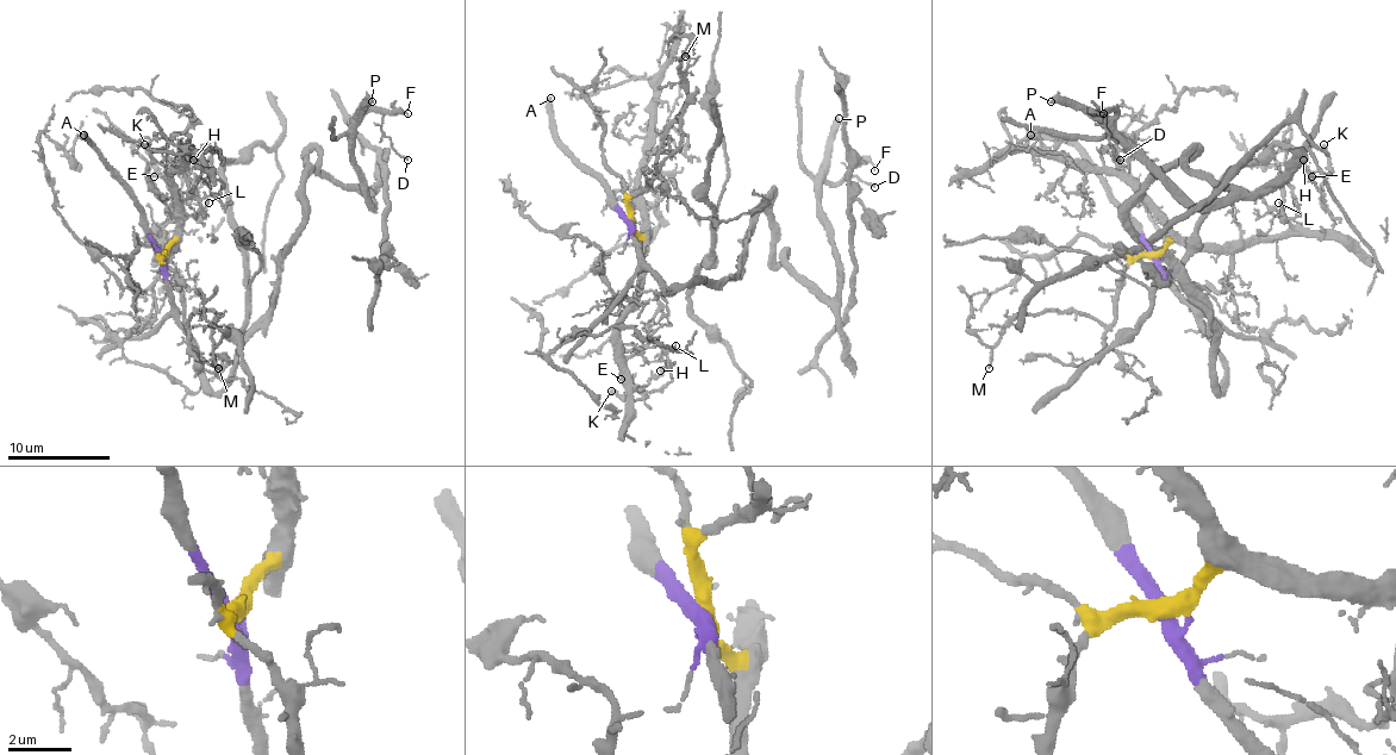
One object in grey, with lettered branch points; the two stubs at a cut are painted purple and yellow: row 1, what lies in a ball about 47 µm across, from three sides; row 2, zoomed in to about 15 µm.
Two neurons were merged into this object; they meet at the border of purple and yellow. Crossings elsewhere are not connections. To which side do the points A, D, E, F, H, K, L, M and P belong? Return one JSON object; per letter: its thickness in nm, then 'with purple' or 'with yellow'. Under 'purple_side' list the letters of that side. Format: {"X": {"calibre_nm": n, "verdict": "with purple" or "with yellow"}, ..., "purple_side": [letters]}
{"A": {"calibre_nm": 440, "verdict": "with purple"}, "D": {"calibre_nm": 120, "verdict": "with purple"}, "E": {"calibre_nm": 120, "verdict": "with yellow"}, "F": {"calibre_nm": 110, "verdict": "with purple"}, "H": {"calibre_nm": 170, "verdict": "with yellow"}, "K": {"calibre_nm": 360, "verdict": "with yellow"}, "L": {"calibre_nm": 110, "verdict": "with yellow"}, "M": {"calibre_nm": 120, "verdict": "with yellow"}, "P": {"calibre_nm": 440, "verdict": "with purple"}, "purple_side": ["A", "D", "F", "P"]}

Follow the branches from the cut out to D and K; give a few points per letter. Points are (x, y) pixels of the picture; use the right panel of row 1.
D: (1153, 255), (1217, 392), (1215, 322), (1128, 206), (1192, 153), (1231, 191), (1189, 204), (1115, 108), (1120, 161)
K: (1153, 255), (1171, 243), (1235, 245), (1328, 232), (1333, 217), (1320, 183), (1328, 173), (1323, 145)

